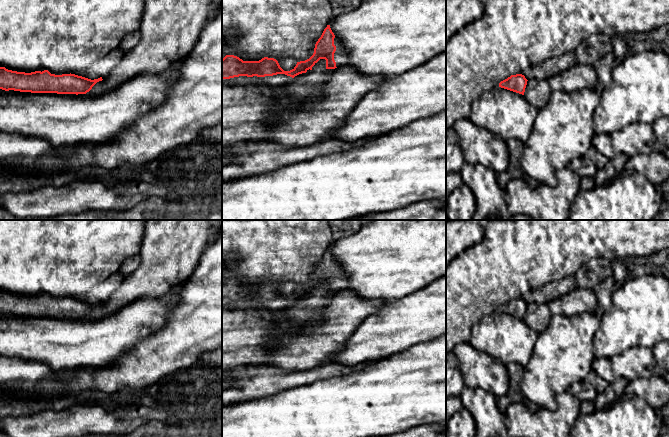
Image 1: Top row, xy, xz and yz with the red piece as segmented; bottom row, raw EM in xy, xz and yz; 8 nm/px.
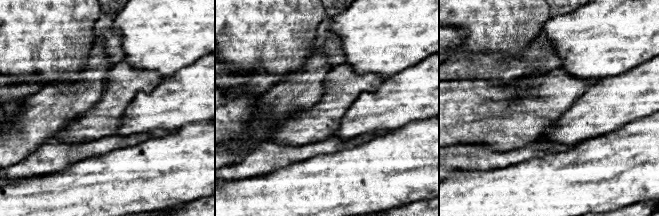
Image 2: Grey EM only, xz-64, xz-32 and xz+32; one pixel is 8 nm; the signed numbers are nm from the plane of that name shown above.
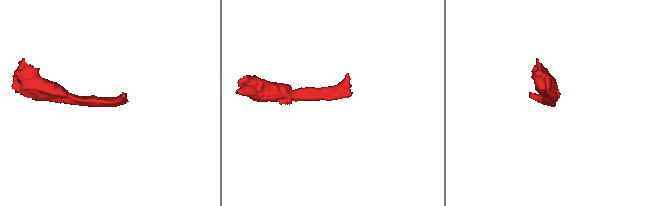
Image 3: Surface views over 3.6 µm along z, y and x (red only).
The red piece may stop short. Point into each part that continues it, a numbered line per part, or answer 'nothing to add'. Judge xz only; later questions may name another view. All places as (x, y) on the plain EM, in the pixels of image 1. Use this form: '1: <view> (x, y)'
1: xz (341, 282)
2: xz (280, 303)

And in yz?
nothing to add

